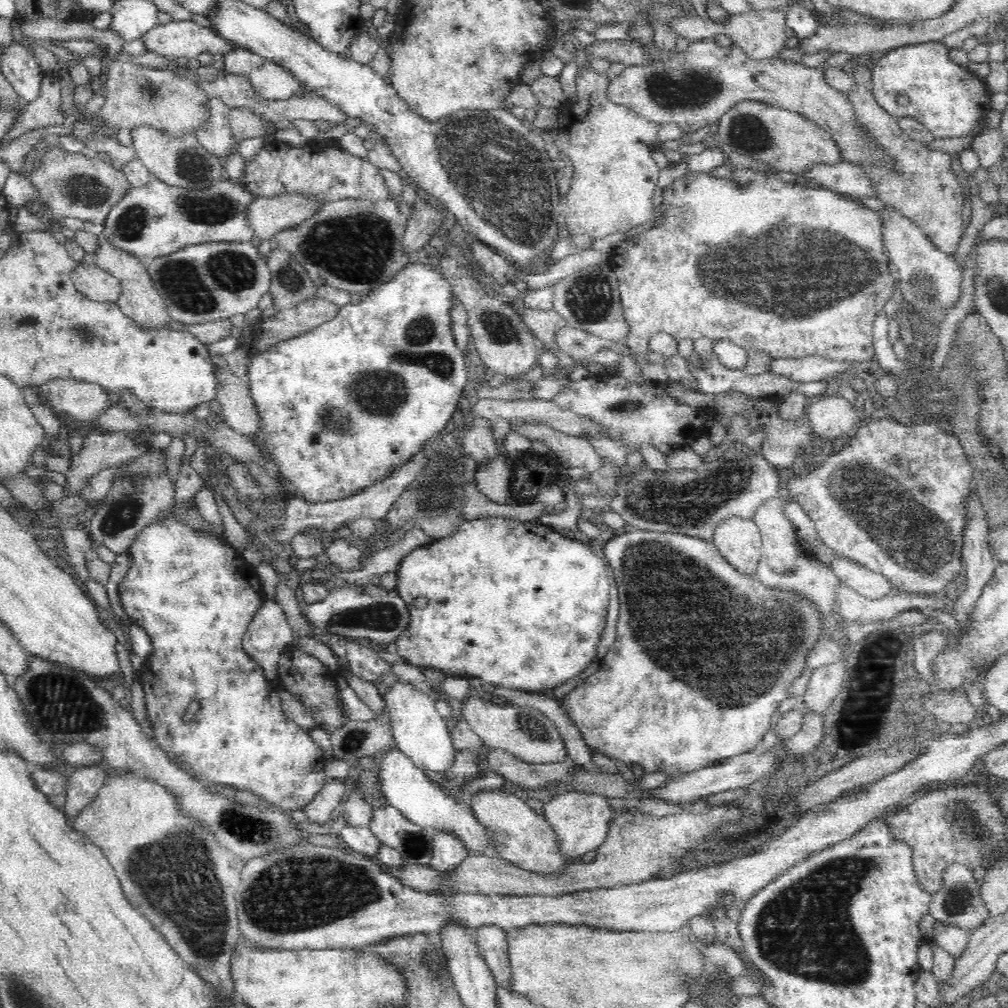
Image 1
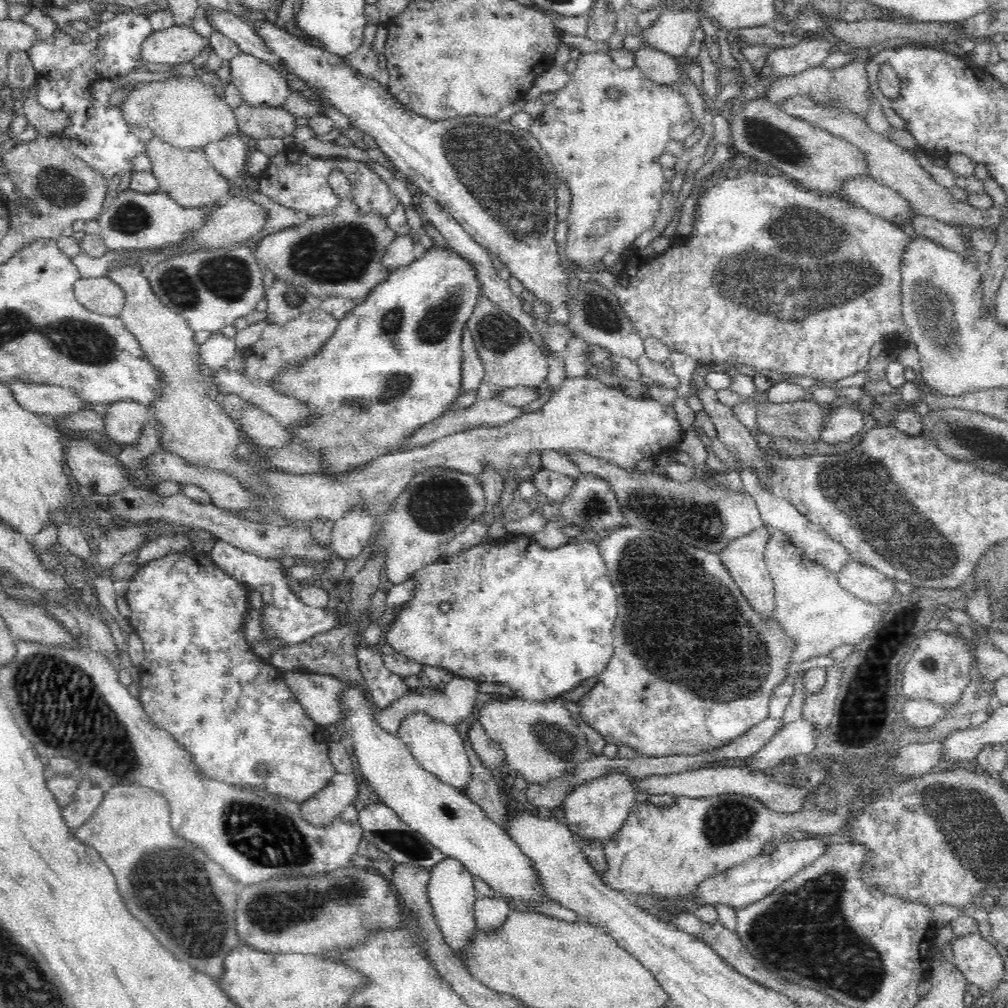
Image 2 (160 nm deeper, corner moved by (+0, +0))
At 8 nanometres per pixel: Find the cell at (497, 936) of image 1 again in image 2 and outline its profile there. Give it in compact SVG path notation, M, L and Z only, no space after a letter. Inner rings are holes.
M478 895L474 910L479 929L494 932L506 922L506 917L512 909L502 897Z

